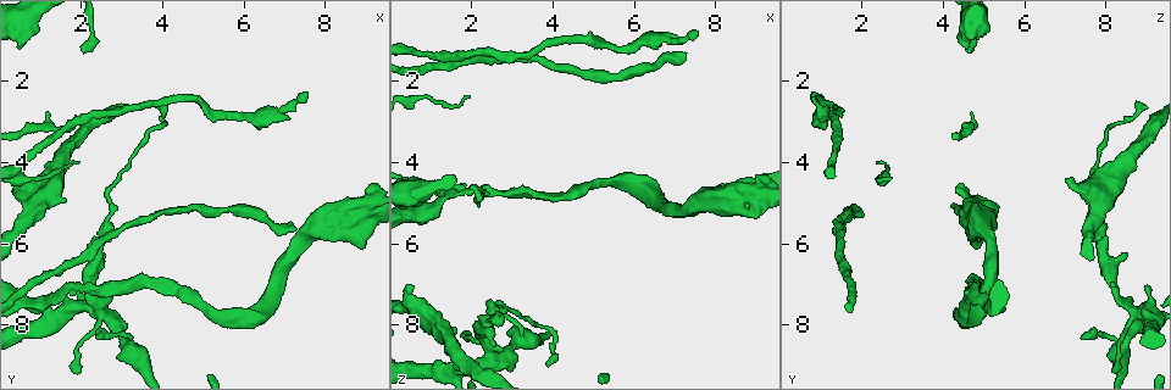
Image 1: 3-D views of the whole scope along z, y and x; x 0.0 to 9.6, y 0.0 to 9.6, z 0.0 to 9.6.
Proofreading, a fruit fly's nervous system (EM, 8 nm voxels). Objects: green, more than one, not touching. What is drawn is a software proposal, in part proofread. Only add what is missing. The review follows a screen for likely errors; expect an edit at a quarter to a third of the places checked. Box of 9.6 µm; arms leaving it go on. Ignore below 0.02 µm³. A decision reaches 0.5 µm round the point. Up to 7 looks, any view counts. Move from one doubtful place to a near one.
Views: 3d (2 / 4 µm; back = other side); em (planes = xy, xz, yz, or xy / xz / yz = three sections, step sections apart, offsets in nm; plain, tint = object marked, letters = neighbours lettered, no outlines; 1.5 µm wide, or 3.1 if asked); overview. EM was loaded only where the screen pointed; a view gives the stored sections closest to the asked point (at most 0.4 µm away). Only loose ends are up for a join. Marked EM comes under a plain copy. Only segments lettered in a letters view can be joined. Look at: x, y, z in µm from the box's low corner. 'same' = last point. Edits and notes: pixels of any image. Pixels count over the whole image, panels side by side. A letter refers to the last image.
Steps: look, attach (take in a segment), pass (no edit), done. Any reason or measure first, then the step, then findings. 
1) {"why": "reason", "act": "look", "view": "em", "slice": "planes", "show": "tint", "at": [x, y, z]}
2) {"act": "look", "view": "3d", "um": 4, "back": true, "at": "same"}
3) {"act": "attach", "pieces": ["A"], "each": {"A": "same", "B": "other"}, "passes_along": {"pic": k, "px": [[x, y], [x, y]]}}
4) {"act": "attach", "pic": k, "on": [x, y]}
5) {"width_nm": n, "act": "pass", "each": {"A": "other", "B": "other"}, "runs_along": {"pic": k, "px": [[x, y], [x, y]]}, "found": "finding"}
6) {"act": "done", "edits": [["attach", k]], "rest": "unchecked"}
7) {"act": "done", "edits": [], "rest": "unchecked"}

{"why": "free end", "act": "look", "view": "3d", "um": 2, "at": [7.30, 5.65, 1.25]}

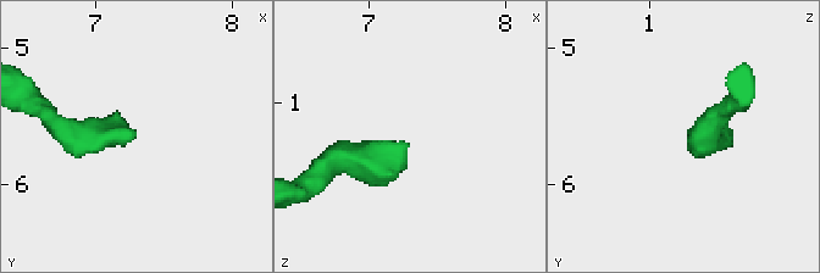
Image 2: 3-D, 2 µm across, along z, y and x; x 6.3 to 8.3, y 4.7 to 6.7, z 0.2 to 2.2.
{"act": "look", "view": "em", "slice": "yz", "step": 8, "show": "tint", "at": [7.28, 5.60, 1.32]}

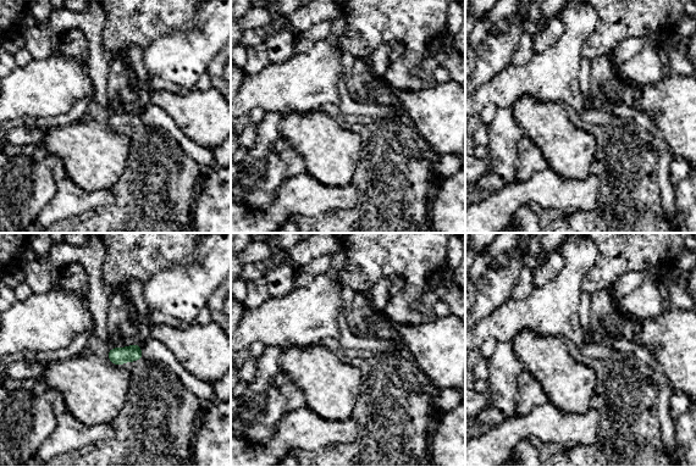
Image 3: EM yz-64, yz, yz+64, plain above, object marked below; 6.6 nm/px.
{"act": "look", "view": "em", "slice": "planes", "show": "letters", "at": "same"}

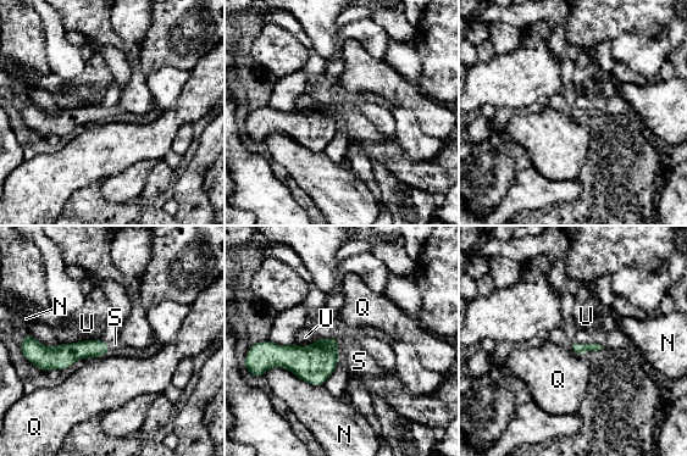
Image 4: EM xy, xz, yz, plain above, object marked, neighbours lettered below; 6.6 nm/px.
{"act": "attach", "pieces": ["S"], "each": {"N": "other", "Q": "other", "S": "same", "U": "other"}, "passes_along": {"pic": 4, "px": [[71, 352], [107, 346], [115, 344]]}, "found": "it goes on there"}

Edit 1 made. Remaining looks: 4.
{"why": "see it whole again", "act": "look", "view": "overview"}

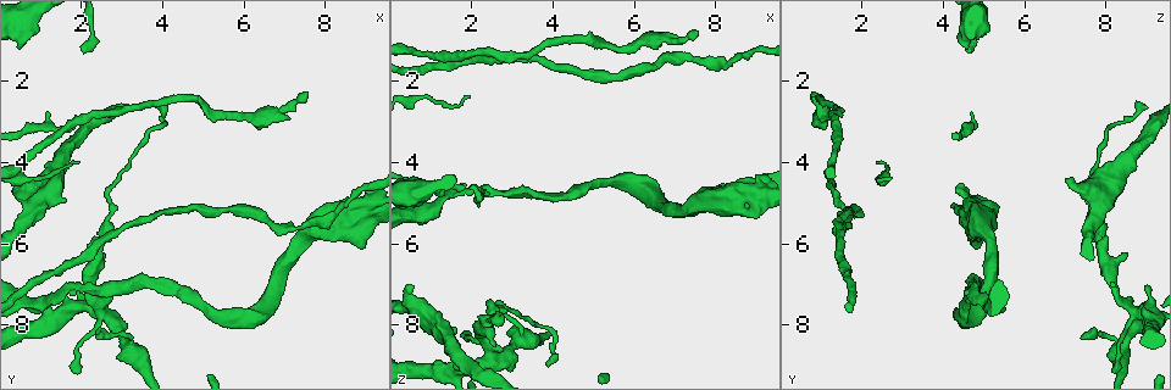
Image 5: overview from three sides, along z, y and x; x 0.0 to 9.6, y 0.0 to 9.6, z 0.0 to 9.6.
{"why": "tapers out", "act": "look", "view": "3d", "um": 2, "at": [2.35, 8.35, 7.45]}

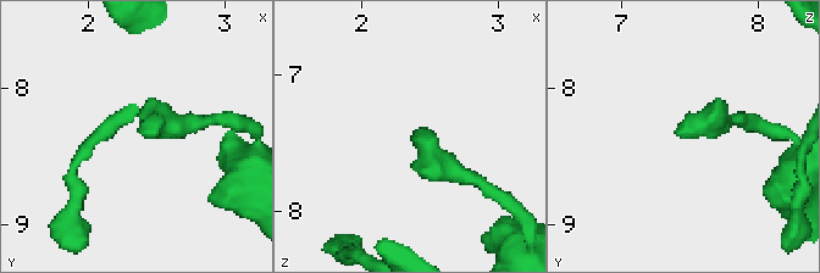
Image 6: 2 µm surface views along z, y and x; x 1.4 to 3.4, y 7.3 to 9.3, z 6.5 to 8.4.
{"act": "look", "view": "em", "slice": "xz", "step": 4, "show": "tint", "at": [2.38, 8.32, 7.40]}

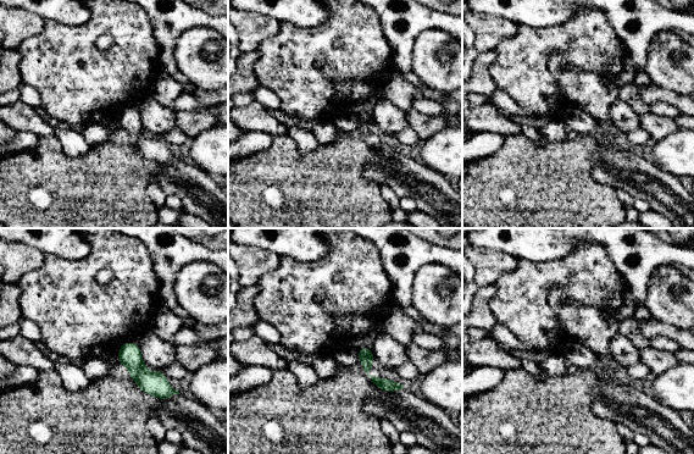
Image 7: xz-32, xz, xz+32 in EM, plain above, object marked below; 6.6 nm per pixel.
{"why": "cut it another way", "act": "look", "view": "em", "slice": "planes", "show": "letters", "at": "same"}

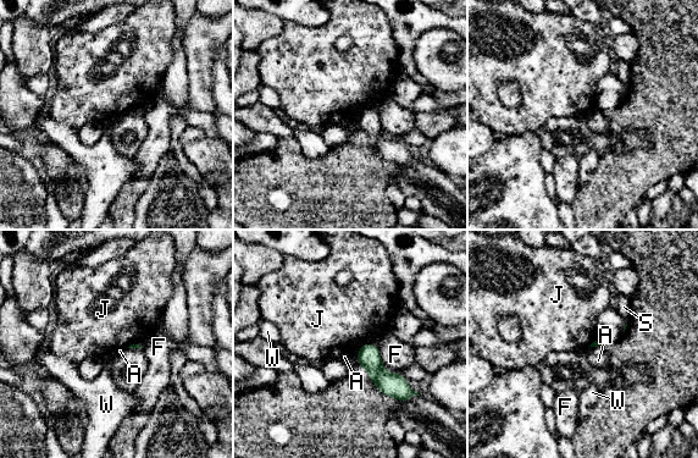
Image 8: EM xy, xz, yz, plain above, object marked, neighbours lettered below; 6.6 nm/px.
{"act": "pass", "each": {"A": "other", "F": "other", "J": "other", "S": "other", "W": "other"}, "runs_along": {"pic": 8, "px": [[361, 351], [392, 385], [410, 393]]}, "found": "none of them fits"}

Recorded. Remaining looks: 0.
{"act": "done", "edits": [["attach", 4]], "rest": "unchecked"}

